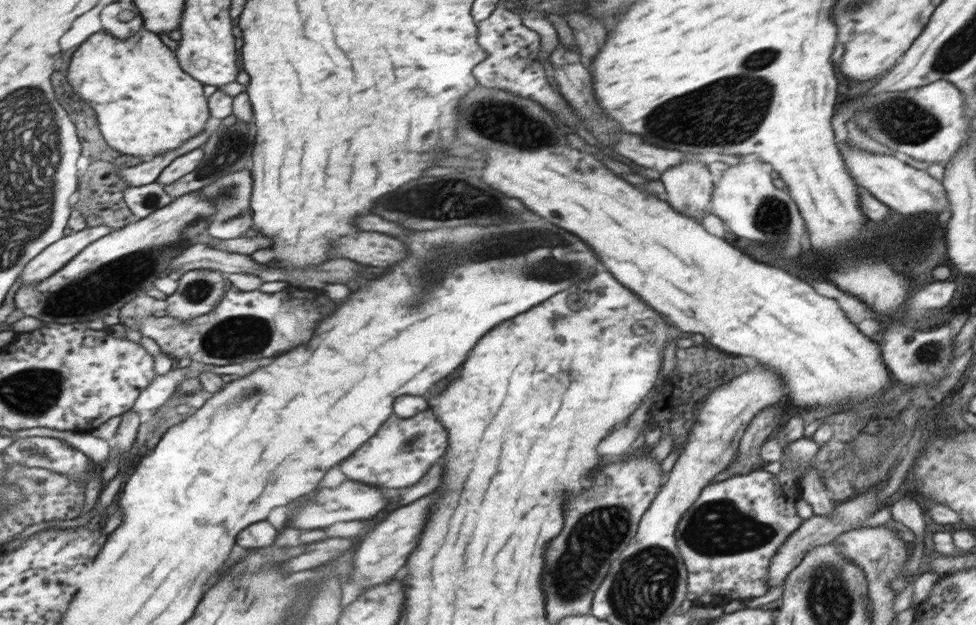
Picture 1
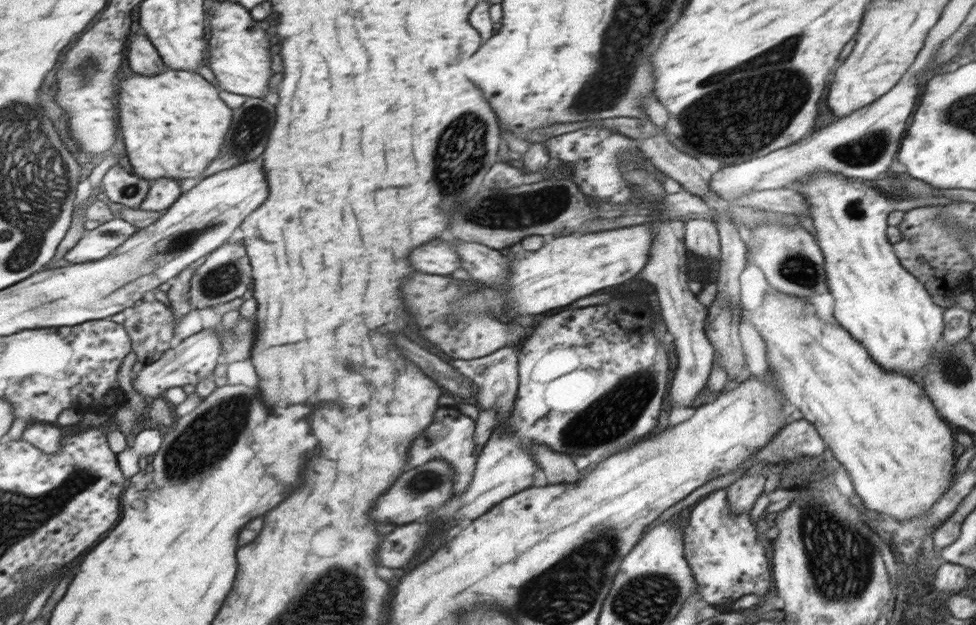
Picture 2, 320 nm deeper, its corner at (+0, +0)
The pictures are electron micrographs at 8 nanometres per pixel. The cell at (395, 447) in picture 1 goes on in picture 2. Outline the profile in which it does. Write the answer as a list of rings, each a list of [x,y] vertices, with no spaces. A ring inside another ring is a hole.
[[[440,406],[435,412],[435,419],[432,424],[414,440],[412,448],[409,448],[410,456],[408,457],[407,468],[416,468],[434,459],[445,460],[455,470],[453,492],[455,494],[466,492],[472,482],[477,458],[480,455],[475,451],[475,427],[474,420],[461,413],[457,407]]]

